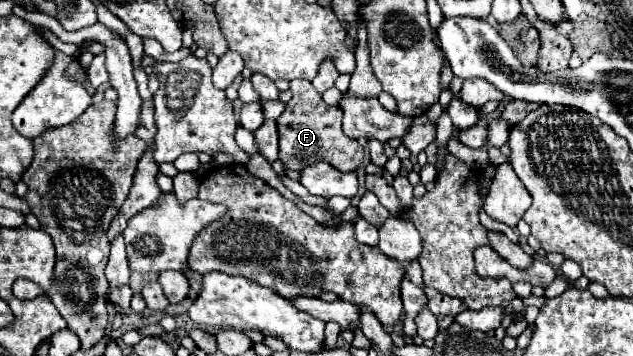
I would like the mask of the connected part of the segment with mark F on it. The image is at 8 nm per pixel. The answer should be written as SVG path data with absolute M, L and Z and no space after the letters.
M297 79L291 81L291 101L285 113L277 119L279 127L279 159L289 171L303 171L305 167L325 161L335 169L357 169L363 163L361 145L341 131L341 109L323 103L321 95L315 91L311 81Z

